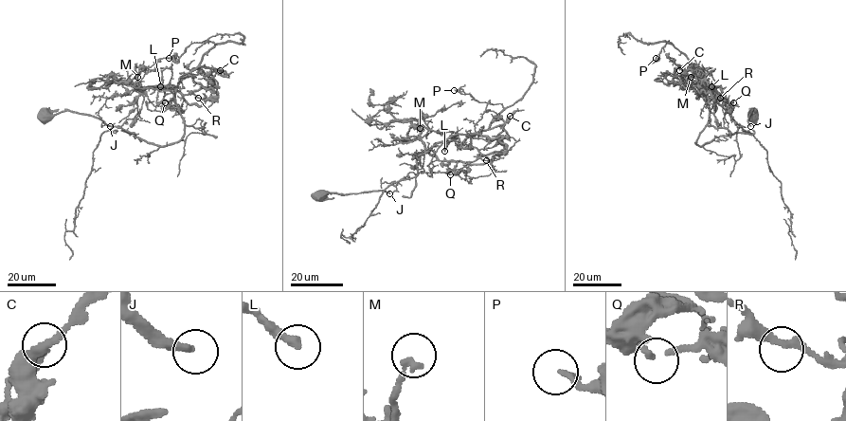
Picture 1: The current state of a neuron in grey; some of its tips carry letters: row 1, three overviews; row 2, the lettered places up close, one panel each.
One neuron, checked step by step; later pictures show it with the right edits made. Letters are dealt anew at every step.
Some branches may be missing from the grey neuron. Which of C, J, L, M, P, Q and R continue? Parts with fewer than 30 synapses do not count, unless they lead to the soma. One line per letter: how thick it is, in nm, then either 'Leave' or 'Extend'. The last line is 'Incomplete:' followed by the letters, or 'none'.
C: Thickness 280 nm. Extend
J: Thickness 320 nm. Leave
L: Thickness 360 nm. Leave
M: Thickness 200 nm. Leave
P: Thickness 190 nm. Leave
Q: Thickness 200 nm. Leave
R: Thickness 220 nm. Leave
Incomplete: C

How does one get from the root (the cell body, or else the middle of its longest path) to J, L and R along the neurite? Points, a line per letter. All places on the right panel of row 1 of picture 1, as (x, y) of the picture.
J: (751, 117), (751, 111), (748, 118), (750, 126)
L: (751, 117), (751, 111), (748, 123), (733, 134), (698, 146), (696, 139), (709, 114), (702, 84), (711, 86)
R: (751, 117), (751, 111), (748, 123), (733, 134), (698, 146), (709, 106), (695, 77), (699, 92), (720, 98)

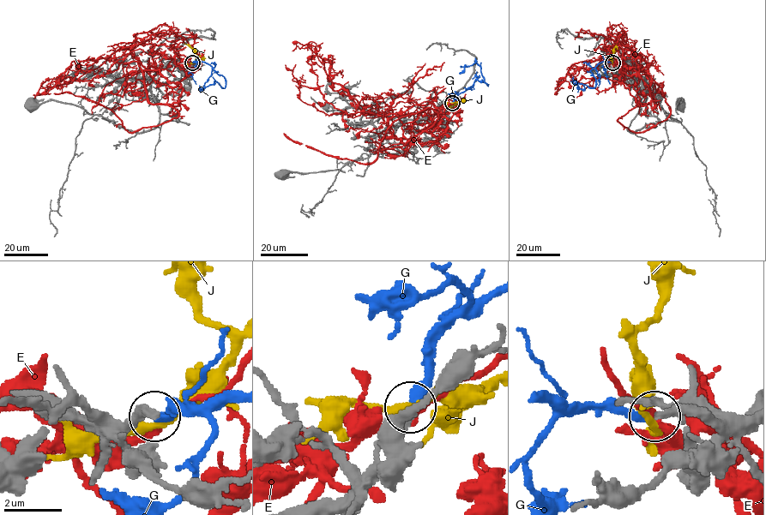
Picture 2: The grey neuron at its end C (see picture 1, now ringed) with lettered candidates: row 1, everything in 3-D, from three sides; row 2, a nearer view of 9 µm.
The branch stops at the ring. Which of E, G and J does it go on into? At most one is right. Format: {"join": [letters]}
{"join": ["G"]}

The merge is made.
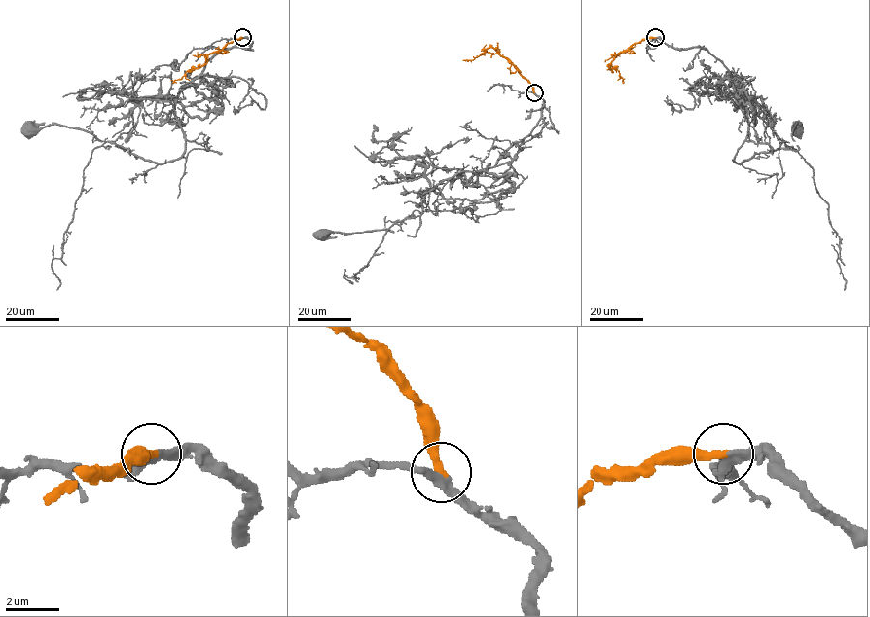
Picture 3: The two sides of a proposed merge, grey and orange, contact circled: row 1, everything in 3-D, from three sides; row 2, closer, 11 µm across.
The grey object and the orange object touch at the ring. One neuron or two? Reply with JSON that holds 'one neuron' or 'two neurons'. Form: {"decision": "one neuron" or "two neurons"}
{"decision": "one neuron"}

